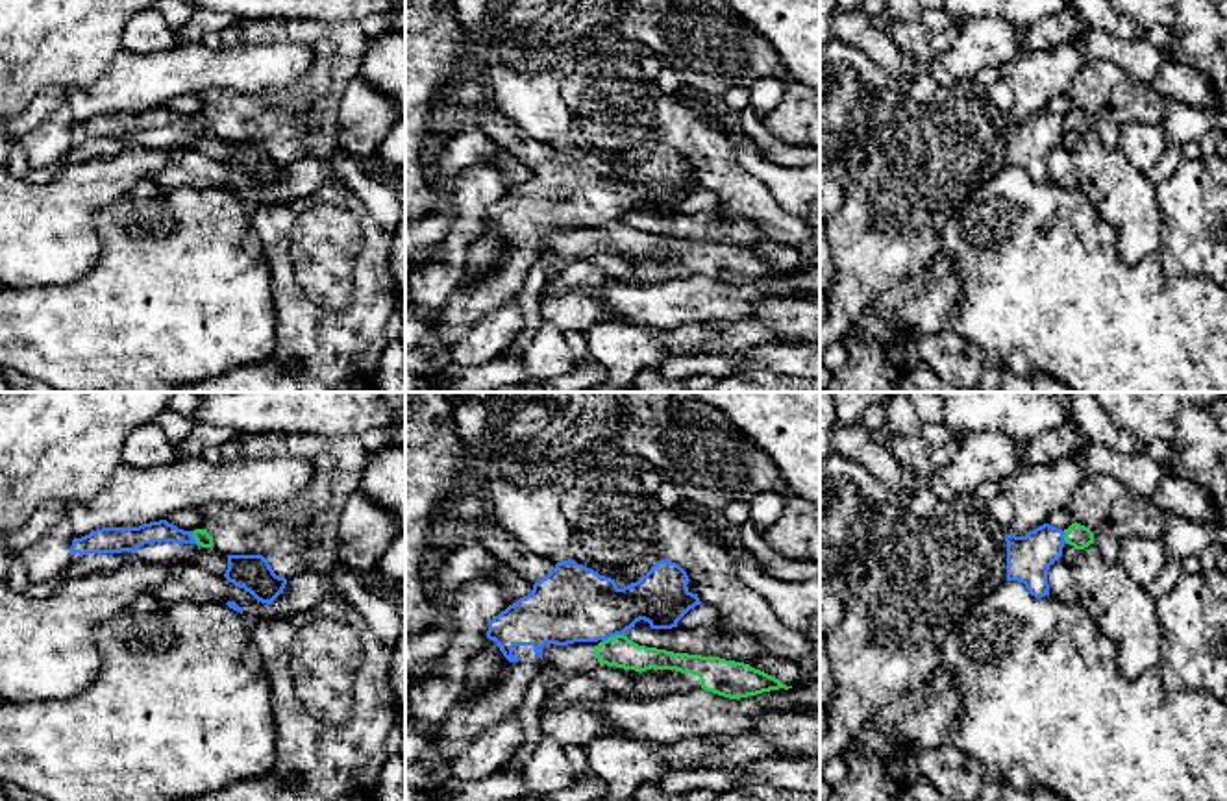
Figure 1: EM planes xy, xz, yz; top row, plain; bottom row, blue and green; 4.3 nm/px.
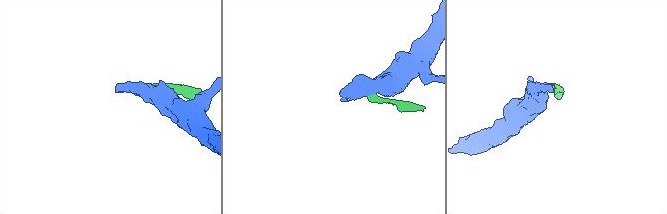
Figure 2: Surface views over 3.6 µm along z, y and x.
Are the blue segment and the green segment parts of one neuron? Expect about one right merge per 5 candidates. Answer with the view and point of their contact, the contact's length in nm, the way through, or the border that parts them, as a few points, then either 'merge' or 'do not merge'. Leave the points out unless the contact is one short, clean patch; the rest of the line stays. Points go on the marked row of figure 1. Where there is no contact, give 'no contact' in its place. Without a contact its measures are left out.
contact xz (613, 635); length 100 nm; border xz (624, 633), (604, 640); do not merge

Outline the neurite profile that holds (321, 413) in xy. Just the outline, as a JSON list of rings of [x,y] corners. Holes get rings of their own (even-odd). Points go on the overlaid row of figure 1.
[[[209,392],[191,414],[194,425],[207,424],[237,433],[313,433],[359,437],[376,427],[390,429],[405,411],[405,392]]]

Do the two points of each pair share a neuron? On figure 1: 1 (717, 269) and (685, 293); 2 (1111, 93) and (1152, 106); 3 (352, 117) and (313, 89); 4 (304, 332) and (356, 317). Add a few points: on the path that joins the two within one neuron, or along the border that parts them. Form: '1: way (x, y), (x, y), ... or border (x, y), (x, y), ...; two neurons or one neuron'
1: border (748, 280), (724, 283), (689, 274), (663, 282); two neurons
2: way (1120, 97), (1142, 102); one neuron
3: border (356, 78), (348, 84), (339, 104), (339, 147); two neurons
4: way (317, 332), (343, 330); one neuron

